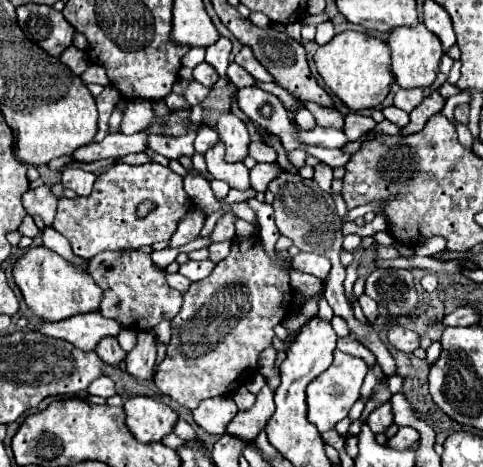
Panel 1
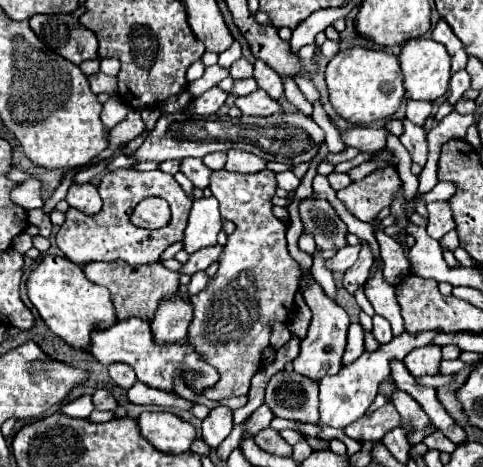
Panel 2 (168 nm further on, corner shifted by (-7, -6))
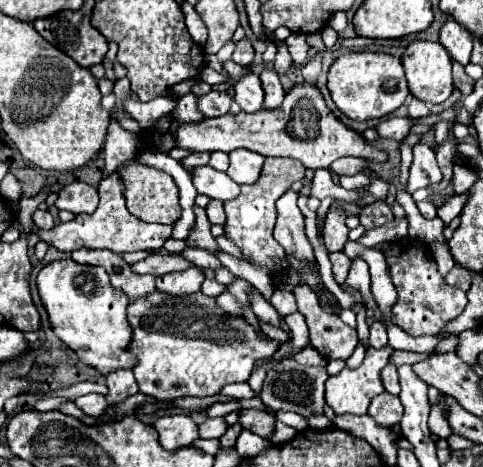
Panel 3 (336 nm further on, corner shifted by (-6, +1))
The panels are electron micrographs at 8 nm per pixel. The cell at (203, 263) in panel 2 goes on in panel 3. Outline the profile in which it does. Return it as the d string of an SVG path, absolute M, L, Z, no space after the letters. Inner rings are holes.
M152 255L152 257L132 265L132 269L140 275L144 275L144 273L166 275L166 273L174 273L174 271L182 271L182 269L190 269L190 267L192 267L192 263L188 259L184 259L182 255Z

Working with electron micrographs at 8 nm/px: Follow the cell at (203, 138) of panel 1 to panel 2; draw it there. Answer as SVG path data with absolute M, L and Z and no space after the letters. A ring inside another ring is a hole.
M211 152L211 156L203 158L203 162L209 170L221 170L225 166L225 160L227 160L225 152Z

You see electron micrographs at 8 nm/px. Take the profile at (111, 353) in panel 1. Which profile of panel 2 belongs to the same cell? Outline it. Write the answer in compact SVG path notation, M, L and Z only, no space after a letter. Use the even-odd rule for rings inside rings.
M111 364L109 366L109 376L123 390L129 390L137 380L135 372L131 372L131 368L127 368L125 364Z

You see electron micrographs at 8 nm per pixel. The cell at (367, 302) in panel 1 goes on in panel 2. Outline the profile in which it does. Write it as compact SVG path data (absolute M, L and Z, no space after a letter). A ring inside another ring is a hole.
M373 316L373 338L379 344L387 344L393 334L391 334L391 324L387 324L387 320L383 320L383 316Z

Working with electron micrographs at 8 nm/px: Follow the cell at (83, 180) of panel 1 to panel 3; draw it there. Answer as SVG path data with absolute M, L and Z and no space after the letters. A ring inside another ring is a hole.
M74 181L66 187L62 187L62 191L58 193L56 199L56 207L58 209L66 209L72 213L94 213L98 207L98 191L96 187L82 183L82 181Z

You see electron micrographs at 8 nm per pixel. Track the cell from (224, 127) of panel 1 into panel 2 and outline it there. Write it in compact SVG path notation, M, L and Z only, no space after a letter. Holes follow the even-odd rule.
M243 150L227 152L227 164L225 164L227 172L255 174L255 172L265 170L265 166L267 166L267 162L259 160L257 156L251 156L251 152L243 152Z

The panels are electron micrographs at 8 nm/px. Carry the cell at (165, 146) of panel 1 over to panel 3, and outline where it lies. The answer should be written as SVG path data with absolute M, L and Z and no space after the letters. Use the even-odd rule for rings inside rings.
M210 165L194 167L192 183L198 189L198 193L210 199L218 199L218 201L234 199L240 193L238 183L234 183L226 173L218 173L216 169L210 169Z

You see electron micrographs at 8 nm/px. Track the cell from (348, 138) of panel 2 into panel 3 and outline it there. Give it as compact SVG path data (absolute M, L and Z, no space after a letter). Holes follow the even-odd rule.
M392 117L392 119L386 119L382 123L376 125L376 133L382 137L382 139L394 139L394 141L402 141L408 131L410 131L410 121L408 119L400 119L400 117Z

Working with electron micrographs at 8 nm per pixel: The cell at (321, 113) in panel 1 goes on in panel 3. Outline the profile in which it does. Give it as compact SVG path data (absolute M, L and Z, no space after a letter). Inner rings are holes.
M292 33L292 35L286 39L286 45L288 45L288 51L290 51L290 57L292 57L294 67L300 67L302 61L308 59L306 35L304 35L304 33Z

